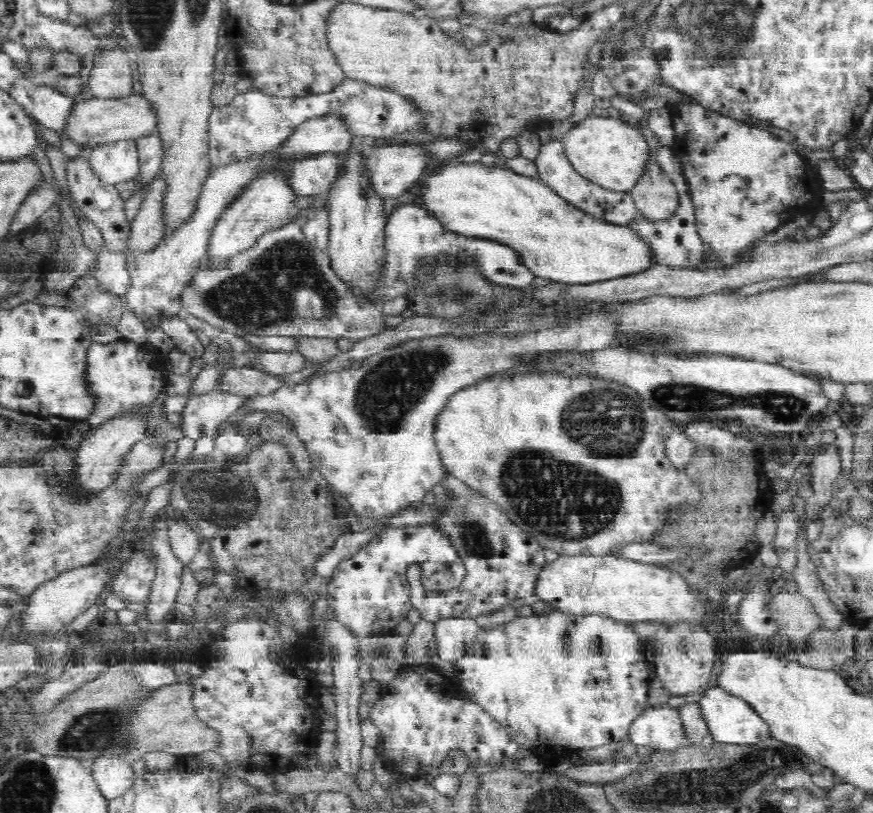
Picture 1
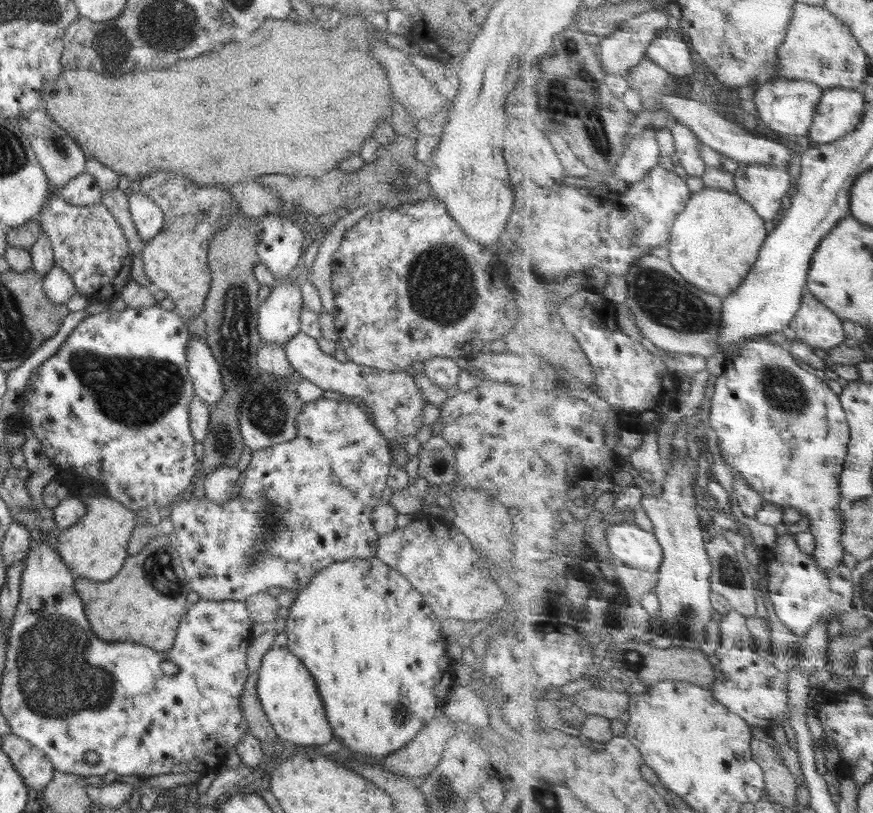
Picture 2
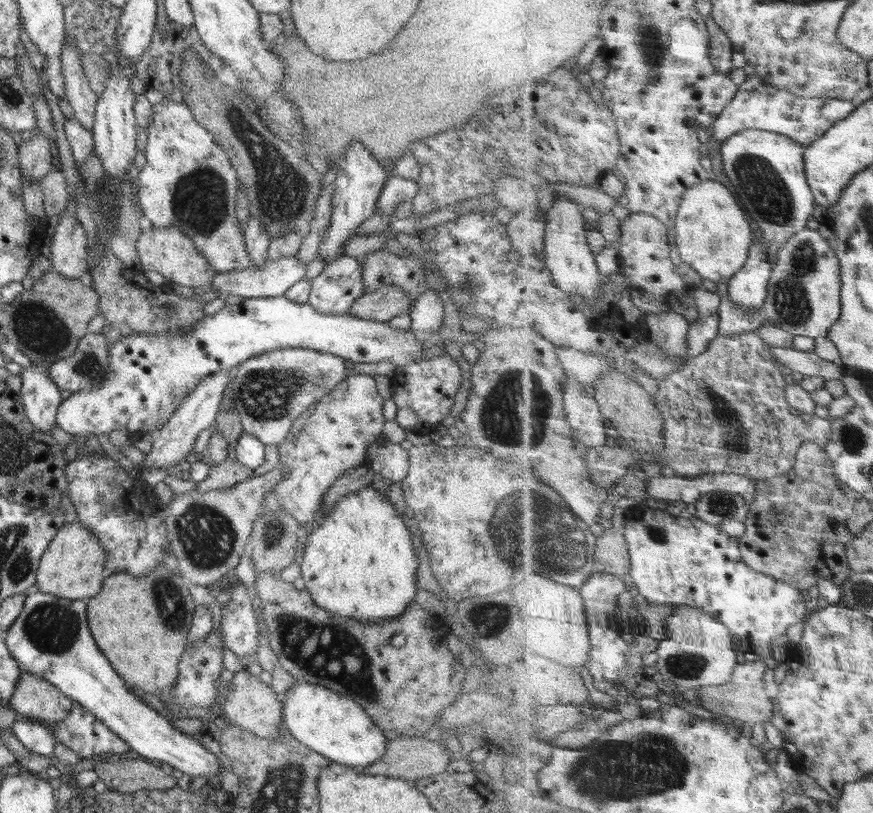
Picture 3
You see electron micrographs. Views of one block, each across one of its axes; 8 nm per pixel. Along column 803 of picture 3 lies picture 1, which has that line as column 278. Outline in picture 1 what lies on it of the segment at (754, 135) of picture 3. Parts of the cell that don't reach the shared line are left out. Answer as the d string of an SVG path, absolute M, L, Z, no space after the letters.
M333 116L316 117L295 126L286 140L283 140L273 151L261 155L261 161L255 166L252 178L246 180L246 184L240 188L240 192L232 197L232 200L218 212L218 216L213 221L214 224L209 228L208 240L206 240L206 248L204 248L204 258L200 260L200 266L205 270L211 270L211 272L222 272L222 270L226 270L233 265L236 257L258 247L258 244L268 232L282 230L282 228L297 222L298 214L301 211L300 204L298 204L301 194L293 188L291 170L288 168L294 162L302 162L310 156L344 152L350 147L351 137L352 135L346 132L343 124L337 118Z

